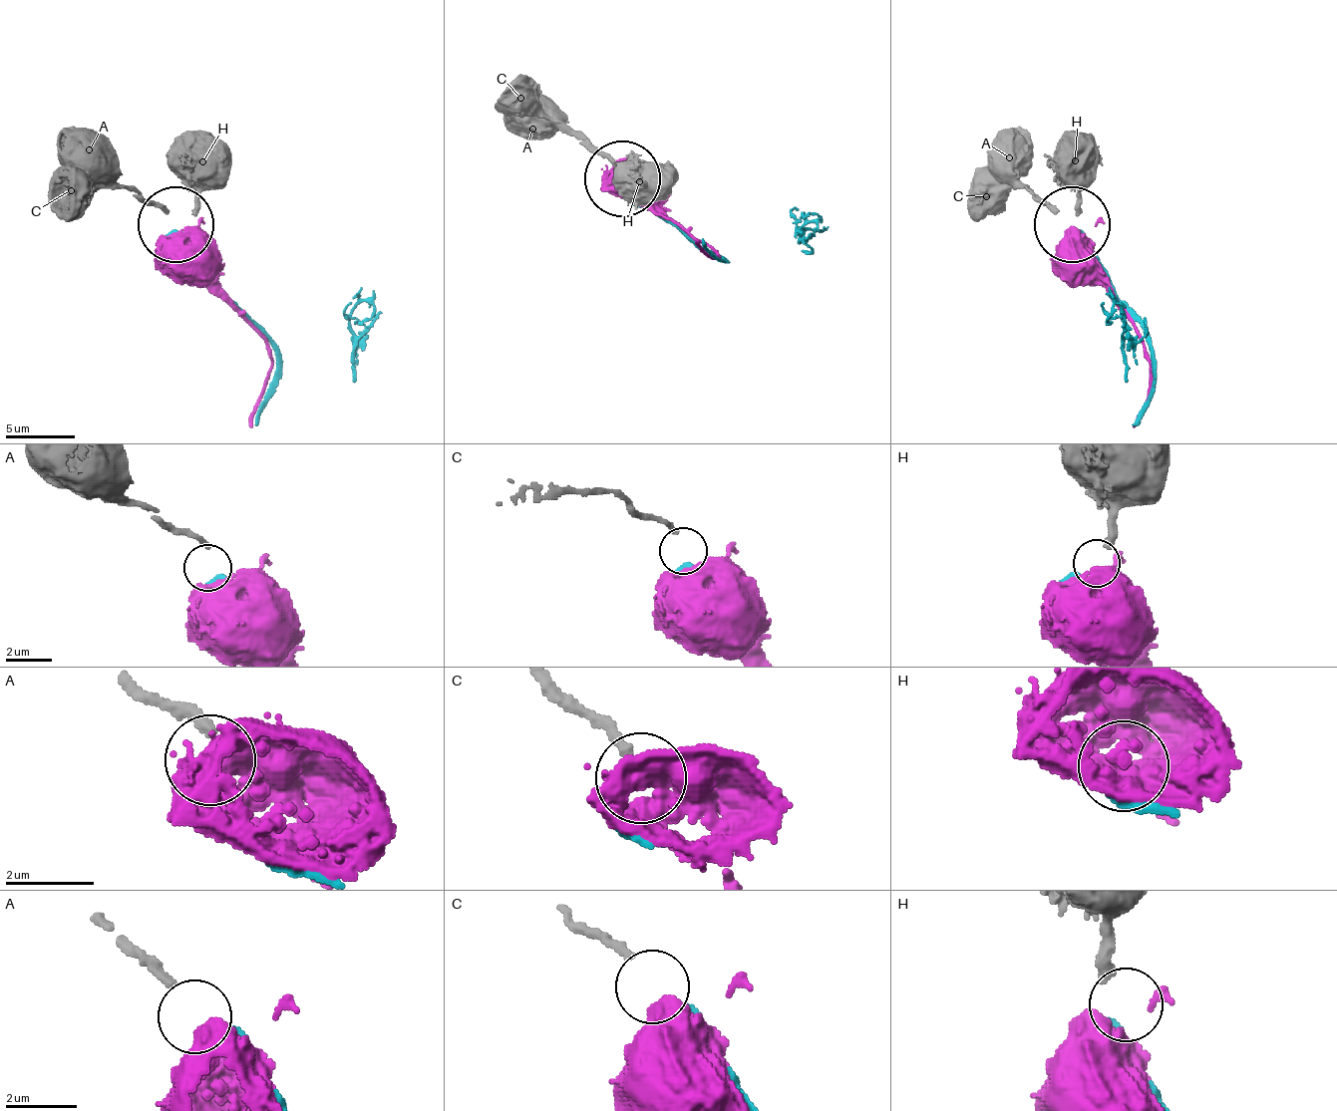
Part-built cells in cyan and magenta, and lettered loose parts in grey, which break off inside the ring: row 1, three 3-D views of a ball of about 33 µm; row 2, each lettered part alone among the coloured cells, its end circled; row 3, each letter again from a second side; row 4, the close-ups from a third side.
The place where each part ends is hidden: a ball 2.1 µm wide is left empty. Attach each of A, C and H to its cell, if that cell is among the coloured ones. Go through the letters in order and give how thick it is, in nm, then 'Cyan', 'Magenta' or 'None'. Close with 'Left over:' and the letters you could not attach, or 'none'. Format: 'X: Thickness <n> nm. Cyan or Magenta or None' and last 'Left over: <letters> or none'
A: Thickness 240 nm. Cyan
C: Thickness 220 nm. None
H: Thickness 420 nm. None
Left over: C, H

